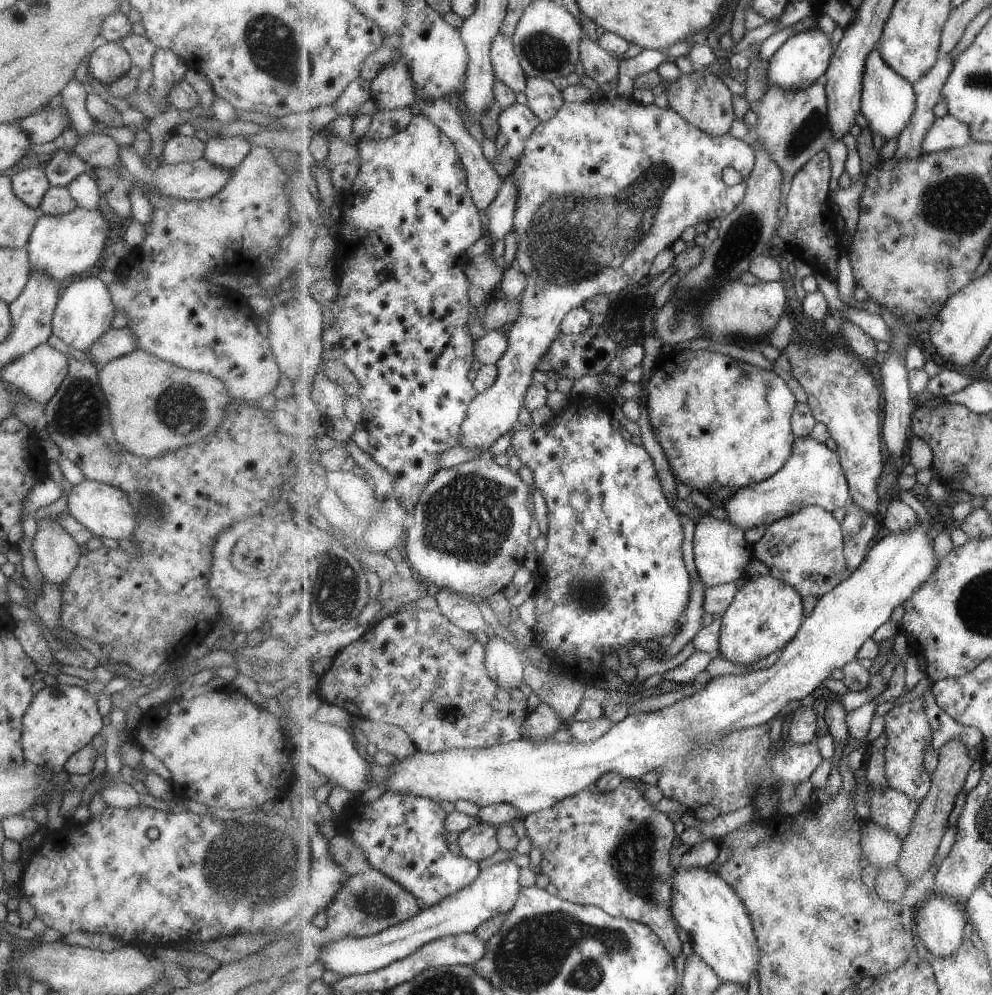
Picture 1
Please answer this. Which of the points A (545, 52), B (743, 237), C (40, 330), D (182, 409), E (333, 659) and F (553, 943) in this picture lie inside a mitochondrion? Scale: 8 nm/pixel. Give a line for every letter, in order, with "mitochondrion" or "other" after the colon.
A: mitochondrion
B: mitochondrion
C: other
D: mitochondrion
E: other
F: mitochondrion

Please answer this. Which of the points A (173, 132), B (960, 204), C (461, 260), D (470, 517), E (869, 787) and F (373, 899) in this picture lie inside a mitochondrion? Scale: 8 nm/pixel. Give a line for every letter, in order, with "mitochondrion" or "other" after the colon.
A: other
B: mitochondrion
C: other
D: mitochondrion
E: other
F: mitochondrion

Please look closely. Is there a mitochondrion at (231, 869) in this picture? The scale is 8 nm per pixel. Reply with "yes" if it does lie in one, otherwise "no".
yes

